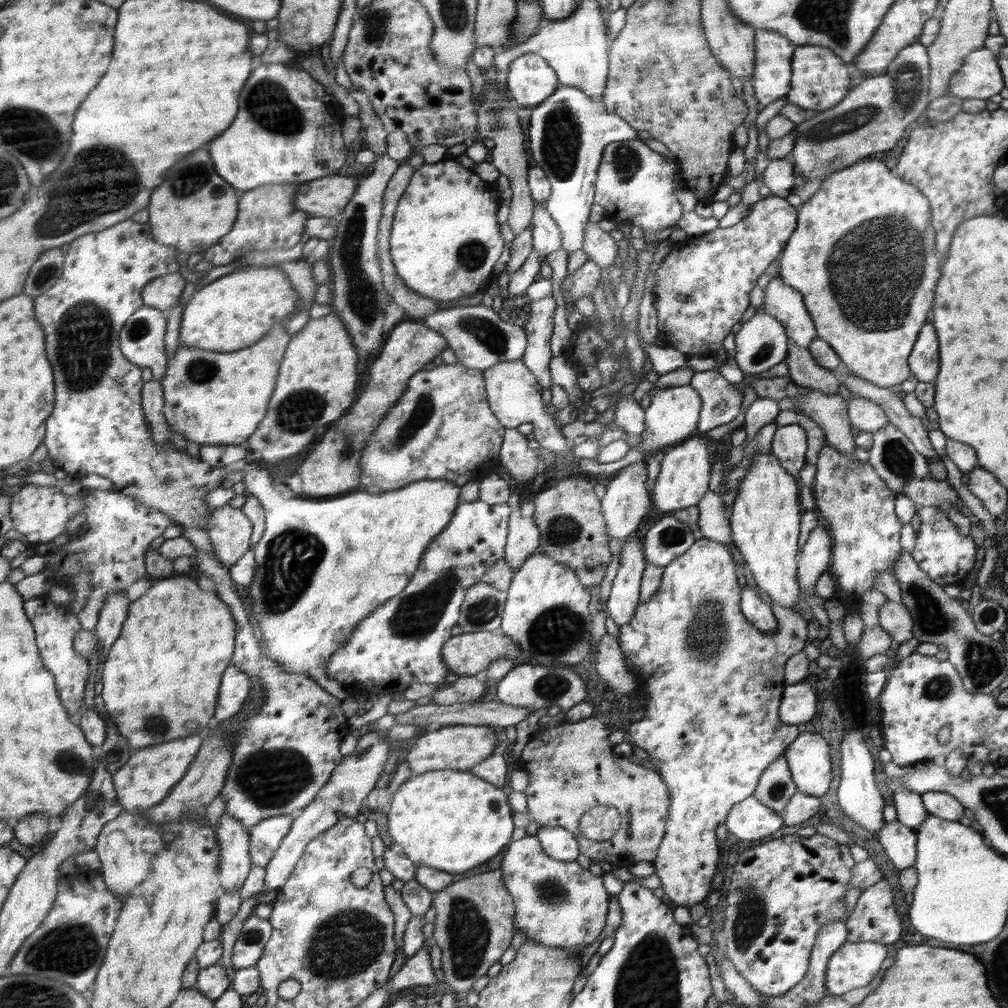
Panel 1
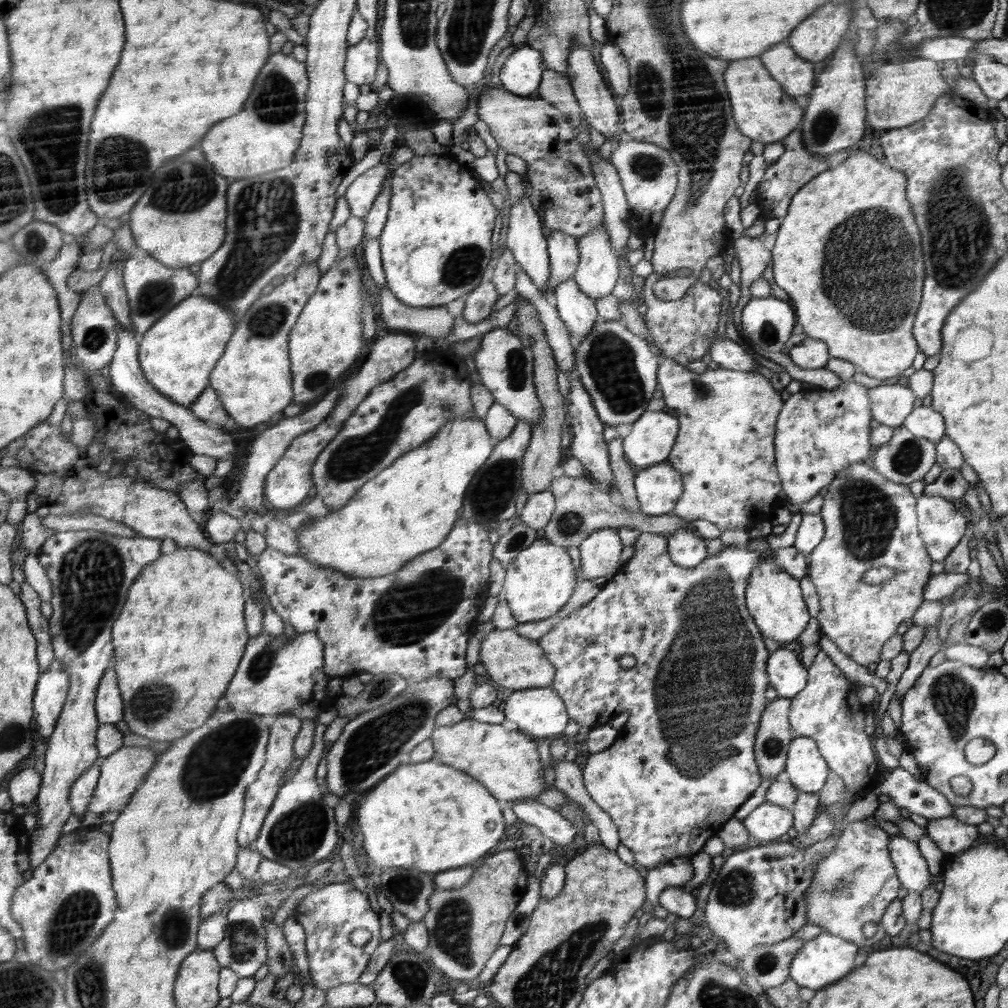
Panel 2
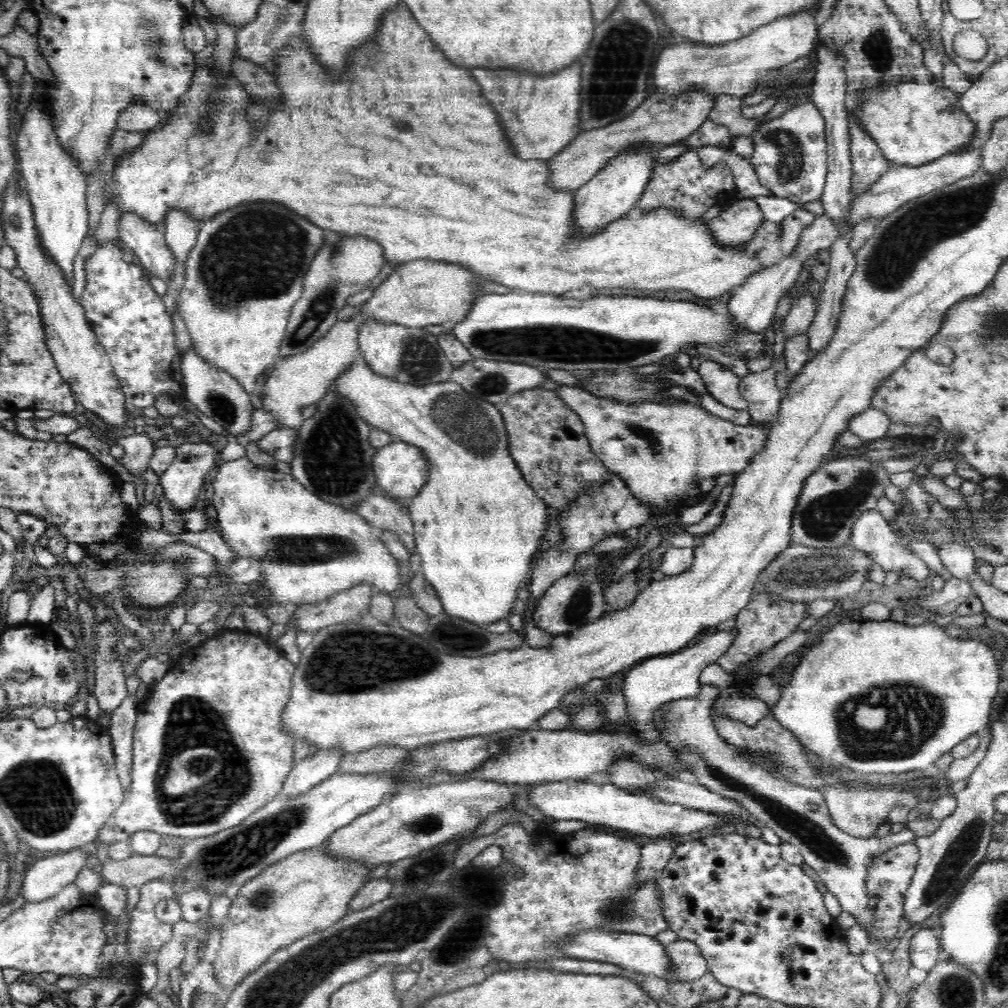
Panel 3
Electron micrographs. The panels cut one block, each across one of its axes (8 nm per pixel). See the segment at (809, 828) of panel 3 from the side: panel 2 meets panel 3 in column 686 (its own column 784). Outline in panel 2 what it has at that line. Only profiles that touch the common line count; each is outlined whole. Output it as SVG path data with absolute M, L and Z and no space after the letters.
M777 697L770 701L762 717L753 746L761 782L776 779L784 772L786 751L793 739L789 723L790 707L791 699Z

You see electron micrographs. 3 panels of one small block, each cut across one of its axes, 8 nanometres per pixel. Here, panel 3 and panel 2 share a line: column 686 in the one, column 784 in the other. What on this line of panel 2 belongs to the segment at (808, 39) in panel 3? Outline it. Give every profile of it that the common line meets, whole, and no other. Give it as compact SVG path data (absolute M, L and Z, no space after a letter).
M778 44L771 50L761 55L761 61L768 68L769 74L781 84L786 94L793 94L796 98L809 94L816 88L816 78L814 74L814 62L803 59L797 55L788 44Z

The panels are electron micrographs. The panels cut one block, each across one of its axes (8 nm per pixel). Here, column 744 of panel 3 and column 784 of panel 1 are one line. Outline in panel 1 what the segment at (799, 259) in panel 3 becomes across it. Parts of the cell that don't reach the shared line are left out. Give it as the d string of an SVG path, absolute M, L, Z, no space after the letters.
M780 278L772 279L766 286L761 310L778 319L785 326L795 345L807 347L817 336L817 330L802 296L784 284Z

